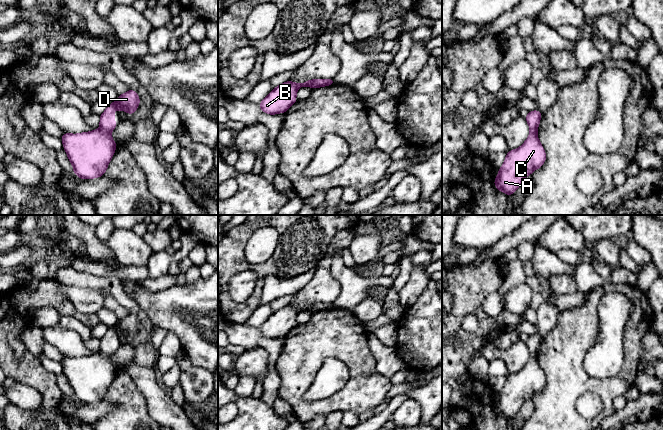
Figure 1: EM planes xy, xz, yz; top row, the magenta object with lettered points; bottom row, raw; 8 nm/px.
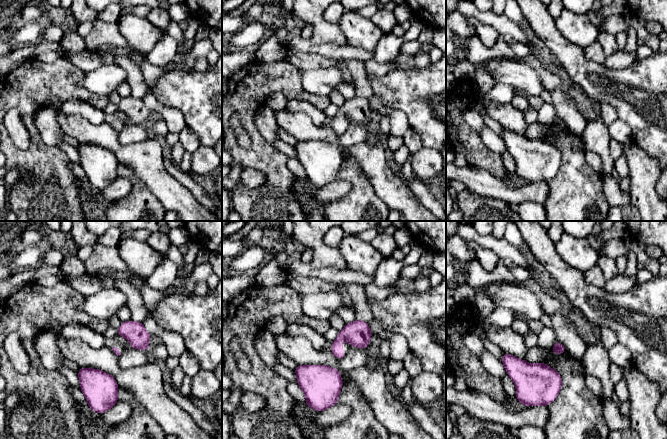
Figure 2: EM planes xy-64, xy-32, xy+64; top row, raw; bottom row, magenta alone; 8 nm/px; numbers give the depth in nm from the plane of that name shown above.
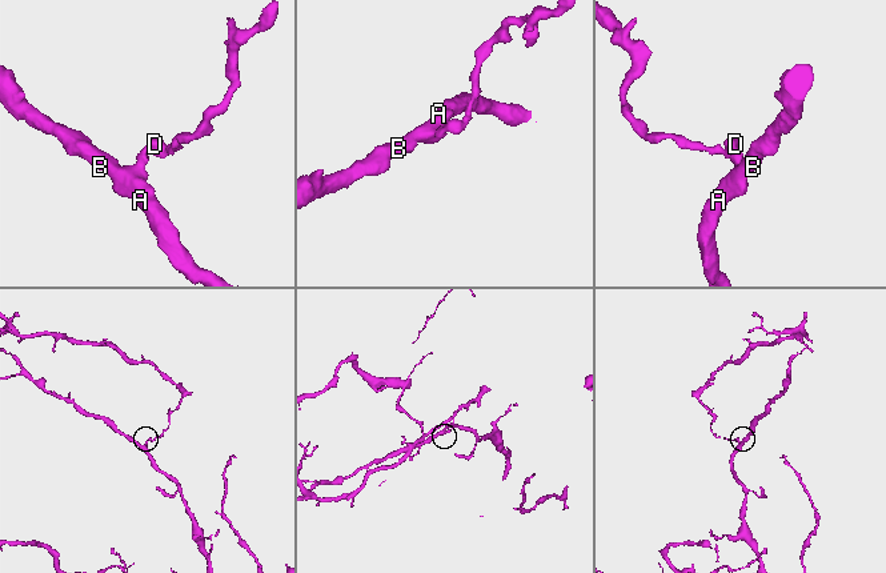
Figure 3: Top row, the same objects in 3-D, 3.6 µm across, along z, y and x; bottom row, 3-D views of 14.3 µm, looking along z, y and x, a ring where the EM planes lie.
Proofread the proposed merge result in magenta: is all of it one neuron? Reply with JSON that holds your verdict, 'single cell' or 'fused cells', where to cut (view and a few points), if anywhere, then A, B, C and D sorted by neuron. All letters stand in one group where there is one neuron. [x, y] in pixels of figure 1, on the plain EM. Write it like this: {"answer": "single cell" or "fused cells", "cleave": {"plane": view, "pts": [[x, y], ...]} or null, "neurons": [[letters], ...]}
{"answer": "fused cells", "cleave": {"plane": "xy", "pts": [[100, 352], [110, 357]]}, "neurons": [["A", "B", "C"], ["D"]]}

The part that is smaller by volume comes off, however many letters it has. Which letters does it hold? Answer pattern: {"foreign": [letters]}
{"foreign": ["D"]}

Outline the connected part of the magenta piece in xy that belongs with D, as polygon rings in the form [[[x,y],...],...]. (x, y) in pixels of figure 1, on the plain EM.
[[[128,314],[118,320],[117,324],[110,327],[106,334],[100,338],[100,353],[105,357],[111,357],[116,352],[116,345],[114,344],[114,334],[123,334],[126,337],[132,338],[137,334],[140,329],[140,322],[136,314]]]

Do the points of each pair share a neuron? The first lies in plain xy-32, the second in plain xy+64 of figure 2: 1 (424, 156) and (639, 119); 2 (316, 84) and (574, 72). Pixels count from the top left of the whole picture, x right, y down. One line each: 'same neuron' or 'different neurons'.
1: different neurons
2: different neurons

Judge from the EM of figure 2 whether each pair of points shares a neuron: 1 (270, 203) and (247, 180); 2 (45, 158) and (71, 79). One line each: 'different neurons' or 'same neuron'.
1: different neurons
2: same neuron

